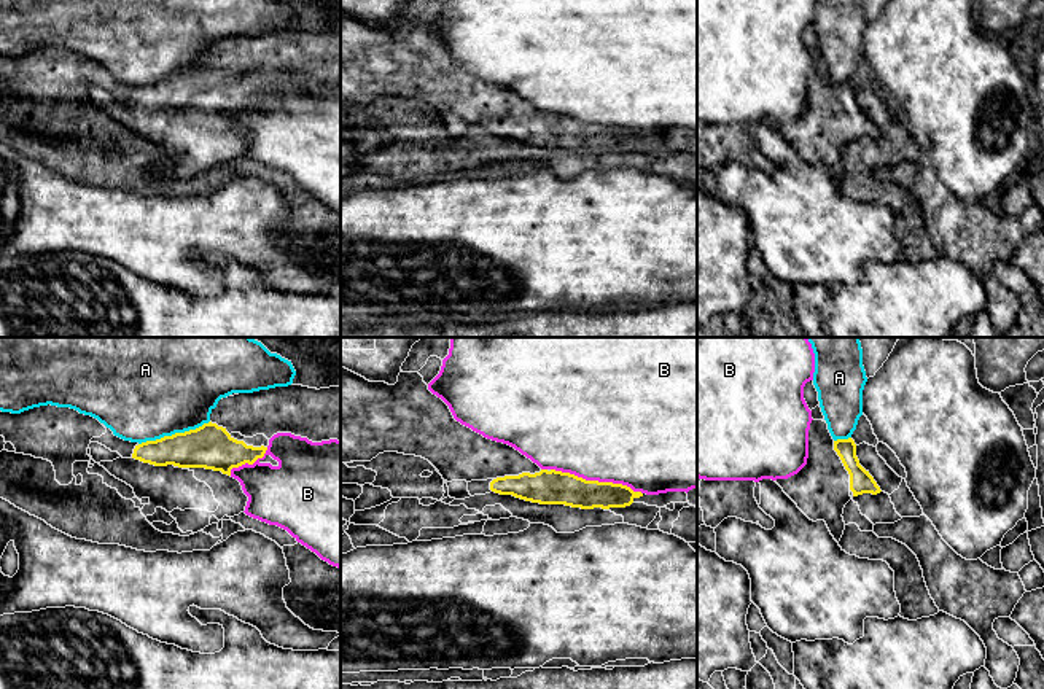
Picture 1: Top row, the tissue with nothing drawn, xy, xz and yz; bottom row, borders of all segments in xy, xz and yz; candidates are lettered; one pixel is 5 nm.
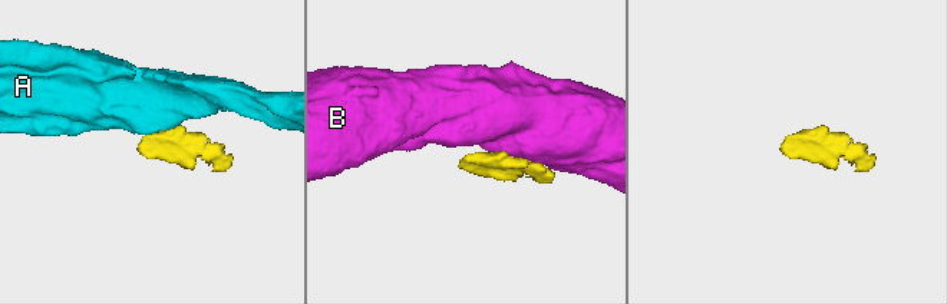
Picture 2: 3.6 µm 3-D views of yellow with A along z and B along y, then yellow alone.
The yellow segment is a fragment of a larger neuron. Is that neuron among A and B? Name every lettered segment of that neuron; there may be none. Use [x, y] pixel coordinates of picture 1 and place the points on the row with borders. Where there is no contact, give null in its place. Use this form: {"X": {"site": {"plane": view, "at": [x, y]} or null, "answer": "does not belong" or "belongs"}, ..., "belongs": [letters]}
{"A": {"site": {"plane": "xy", "at": [175, 433]}, "answer": "does not belong"}, "B": {"site": {"plane": "xz", "at": [597, 481]}, "answer": "does not belong"}, "belongs": []}

